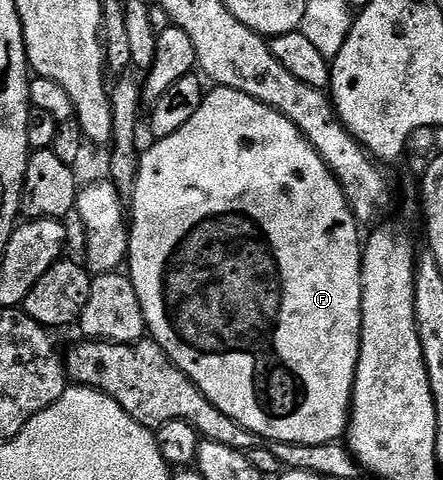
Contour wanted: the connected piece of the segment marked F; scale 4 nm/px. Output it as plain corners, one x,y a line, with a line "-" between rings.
215,87
208,90
203,96
203,104
169,137
160,139
150,144
152,147
145,150
139,157
139,172
136,174
134,191
129,198
129,242
127,253
129,256
129,274
133,285
139,292
137,301
141,301
143,316
147,322
147,331
150,338
159,344
161,350
171,358
187,374
193,385
225,416
231,418
237,425
246,430
259,434
265,439
271,439
272,442
295,443
297,446
319,446
326,443
334,443
342,440
347,434
347,425
351,414
351,390
355,387
355,370
359,360
359,342
361,341
361,329
363,328
363,314
361,313
361,273
363,272
363,253
361,250
361,235
359,239
359,230
361,224
356,219
355,214
347,206
347,198
341,189
341,185
335,180
335,175
325,165
325,161
313,149
311,142
306,139
281,113
277,113
269,105
241,93
237,89
228,87

